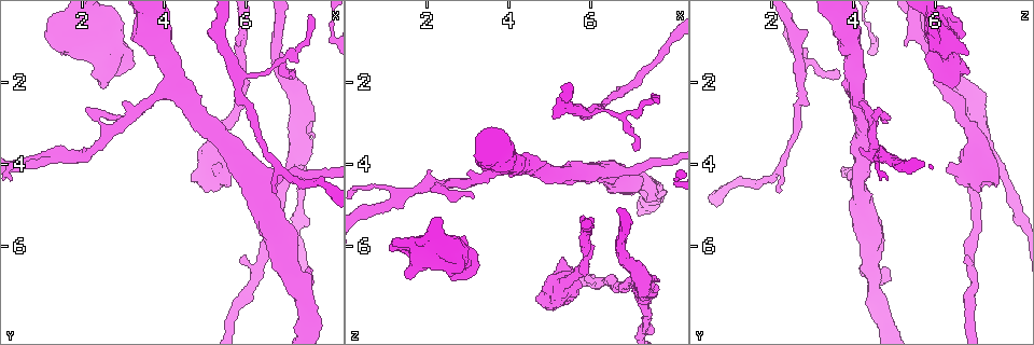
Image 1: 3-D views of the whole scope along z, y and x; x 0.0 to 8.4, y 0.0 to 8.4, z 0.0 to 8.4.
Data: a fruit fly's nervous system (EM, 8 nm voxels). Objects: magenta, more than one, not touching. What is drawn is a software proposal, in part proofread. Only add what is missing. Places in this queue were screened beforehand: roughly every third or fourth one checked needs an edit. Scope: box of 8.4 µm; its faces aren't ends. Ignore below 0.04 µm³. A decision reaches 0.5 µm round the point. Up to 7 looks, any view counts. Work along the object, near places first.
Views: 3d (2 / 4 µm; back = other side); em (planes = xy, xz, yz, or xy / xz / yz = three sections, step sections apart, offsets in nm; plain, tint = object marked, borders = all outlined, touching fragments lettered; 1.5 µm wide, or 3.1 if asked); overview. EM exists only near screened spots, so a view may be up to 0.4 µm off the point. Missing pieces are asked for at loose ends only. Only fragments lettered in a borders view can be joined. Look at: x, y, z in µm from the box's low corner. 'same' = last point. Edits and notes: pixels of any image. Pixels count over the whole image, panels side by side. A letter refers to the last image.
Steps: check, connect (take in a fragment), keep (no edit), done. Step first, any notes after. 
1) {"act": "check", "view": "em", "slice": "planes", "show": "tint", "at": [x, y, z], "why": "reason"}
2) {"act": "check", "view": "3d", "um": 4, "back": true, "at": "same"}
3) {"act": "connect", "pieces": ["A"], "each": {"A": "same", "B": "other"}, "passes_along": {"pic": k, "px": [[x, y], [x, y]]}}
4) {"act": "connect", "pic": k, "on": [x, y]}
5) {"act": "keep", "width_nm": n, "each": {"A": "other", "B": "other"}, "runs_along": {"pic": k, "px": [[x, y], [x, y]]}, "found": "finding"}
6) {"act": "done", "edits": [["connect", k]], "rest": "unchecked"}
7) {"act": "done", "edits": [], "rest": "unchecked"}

{"act": "check", "view": "3d", "um": 2, "at": [5.80, 6.35, 6.75], "why": "an open end"}

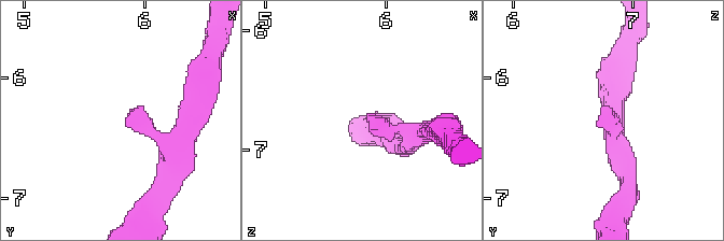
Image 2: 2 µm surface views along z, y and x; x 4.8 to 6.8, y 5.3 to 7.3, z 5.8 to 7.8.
{"act": "check", "view": "em", "slice": "planes", "show": "borders", "at": [5.82, 6.34, 6.74], "arm_widths_nm": [200, 200]}

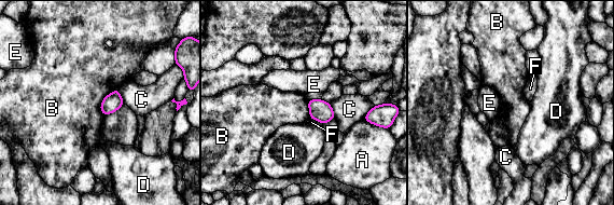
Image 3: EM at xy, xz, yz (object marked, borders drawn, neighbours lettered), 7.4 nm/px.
{"act": "keep", "width_nm": 140, "longest_contact_nm": ["B", 240], "each": {"A": "other", "B": "other", "C": "other", "D": "other", "E": "other", "F": "other"}, "found": "no lettered fragment goes on from it"}

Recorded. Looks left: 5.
{"act": "check", "view": "3d", "um": 4, "at": [5.30, 4.15, 6.25]}

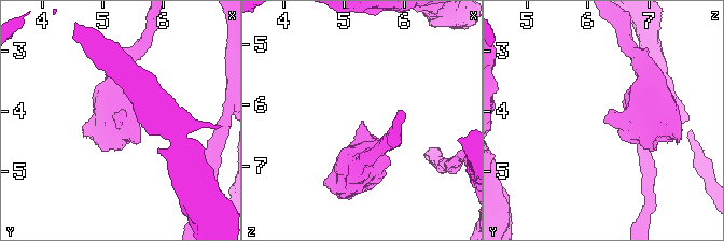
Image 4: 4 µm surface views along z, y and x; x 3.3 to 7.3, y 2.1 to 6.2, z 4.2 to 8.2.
{"act": "check", "view": "em", "slice": "planes", "show": "borders", "at": [5.25, 4.25, 6.25]}

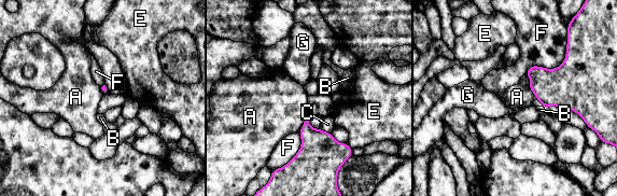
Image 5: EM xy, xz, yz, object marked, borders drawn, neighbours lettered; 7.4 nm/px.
{"act": "keep", "longest_contact_nm": ["F", 380], "each": {"A": "other", "B": "other", "C": "other", "E": "other", "F": "other", "G": "other"}, "found": "no lettered fragment goes on from it"}

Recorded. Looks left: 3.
{"act": "check", "view": "em", "slice": "xz", "step": 8, "show": "tint", "at": [1.55, 1.30, 6.75], "why": "thick end"}

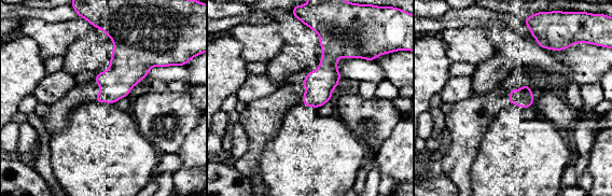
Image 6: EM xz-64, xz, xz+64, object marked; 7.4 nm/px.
{"act": "check", "view": "em", "slice": "planes", "show": "borders", "at": "same"}

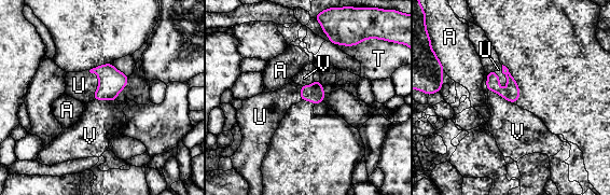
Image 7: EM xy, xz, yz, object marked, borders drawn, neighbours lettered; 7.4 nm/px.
{"act": "connect", "pic": 7, "on": [498, 69], "each": {"A": "other", "T": "other", "U": "same", "V": "other"}, "found": "it goes on there"}

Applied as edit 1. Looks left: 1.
{"act": "done", "edits": [["connect", 7]], "rest": "unchecked"}

